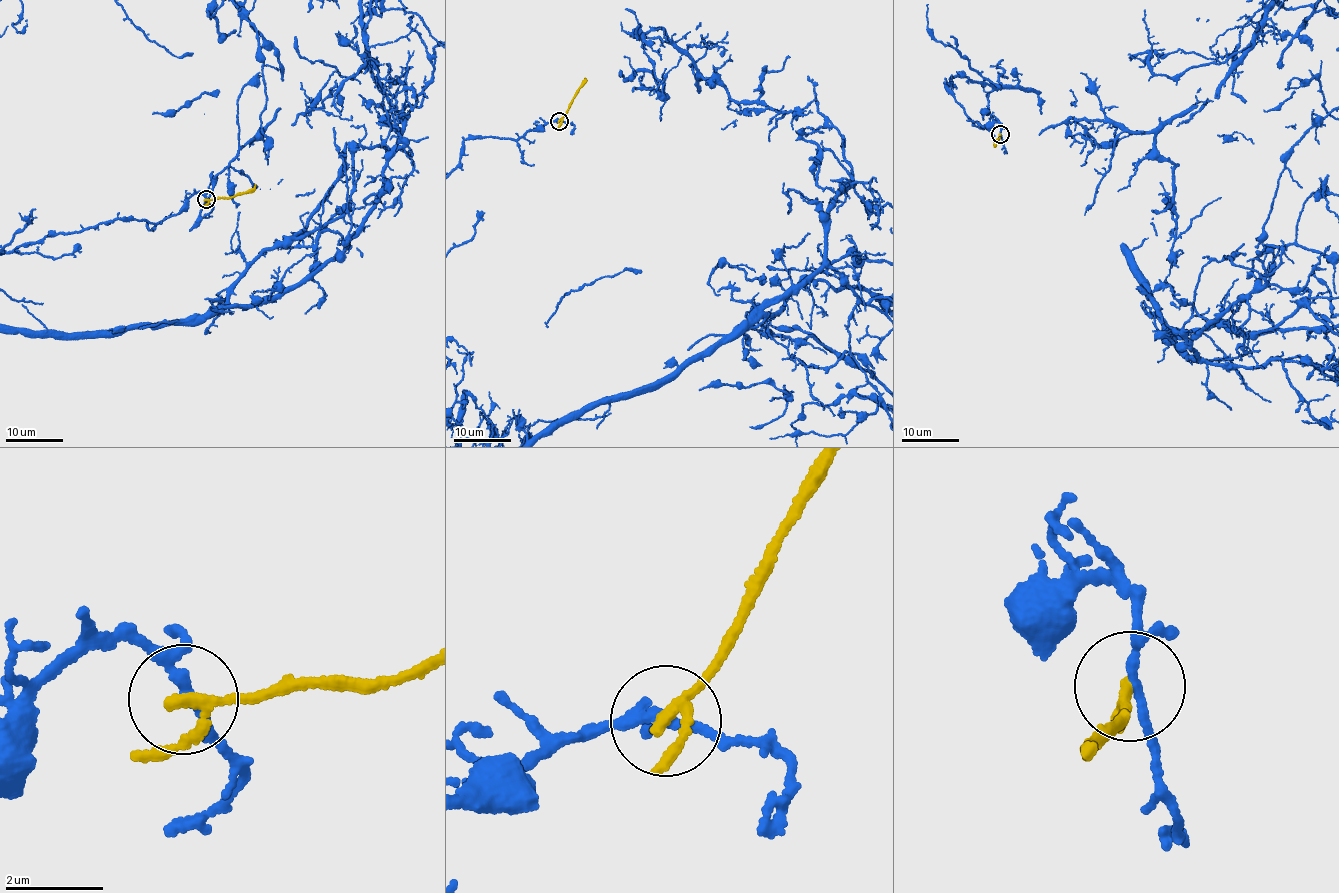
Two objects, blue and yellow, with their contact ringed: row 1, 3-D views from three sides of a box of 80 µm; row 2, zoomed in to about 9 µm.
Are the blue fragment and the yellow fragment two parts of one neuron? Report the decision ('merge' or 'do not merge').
do not merge

